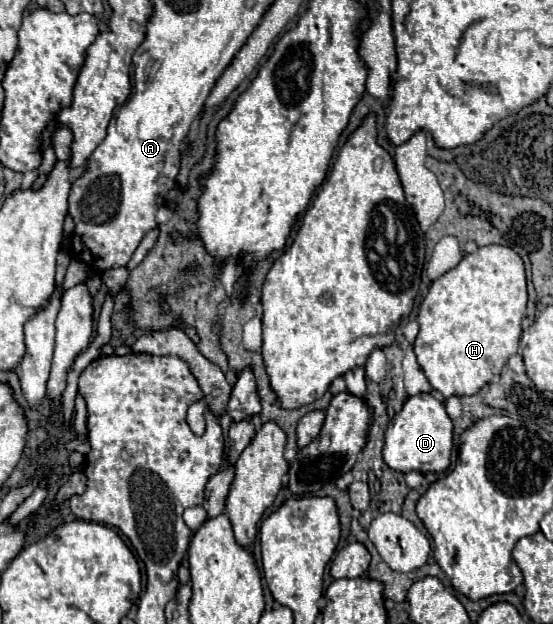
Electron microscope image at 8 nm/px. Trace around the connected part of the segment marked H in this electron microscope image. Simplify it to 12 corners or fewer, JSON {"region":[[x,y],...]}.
{"region":[[484,246],[420,304],[418,364],[474,396],[518,352],[526,272]]}

